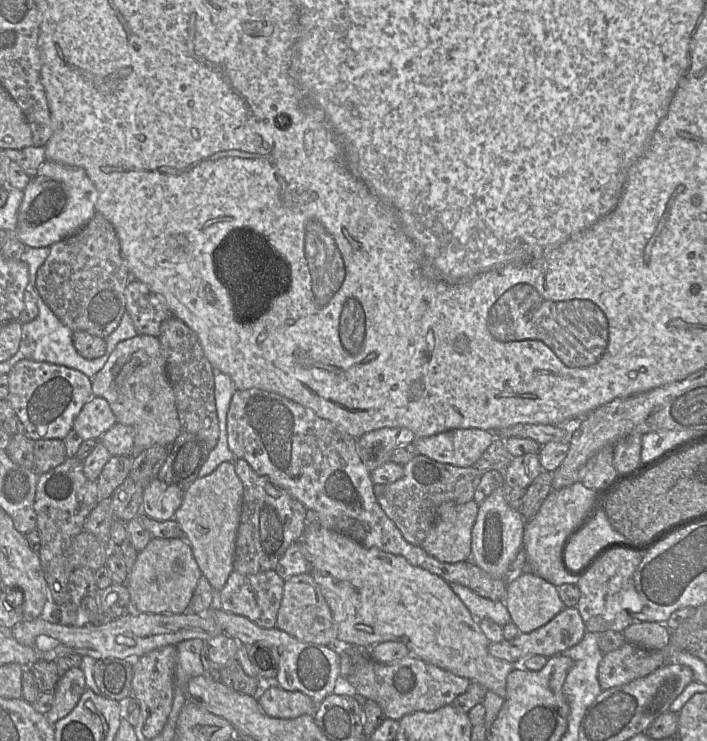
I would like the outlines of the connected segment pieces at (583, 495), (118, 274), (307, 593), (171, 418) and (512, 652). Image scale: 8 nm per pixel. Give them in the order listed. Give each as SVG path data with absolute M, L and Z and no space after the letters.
M581 482L551 490L537 514L525 522L522 550L526 555L526 565L532 573L556 587L577 584L580 575L566 568L563 560L564 548L570 536L589 519L592 512L602 509L602 500L602 494L586 488Z
M96 212L82 229L50 247L48 257L37 270L35 285L45 304L72 331L86 331L106 340L126 312L125 288L131 278L114 226Z
M299 574L284 580L275 627L305 643L334 647L337 641L337 626L333 622L329 605L310 574Z
M138 334L119 342L103 368L91 380L93 395L102 397L109 403L117 422L134 429L134 447L131 457L137 456L154 445L170 446L182 433L174 391L166 371L164 352L157 337Z
M565 607L544 626L530 633L521 633L512 640L504 639L500 642L491 642L488 650L492 656L511 663L517 663L530 655L542 655L549 658L562 654L567 649L577 645L581 642L586 632L586 626L578 609L576 607Z

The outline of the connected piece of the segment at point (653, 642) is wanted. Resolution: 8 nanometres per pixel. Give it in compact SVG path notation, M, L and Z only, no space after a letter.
M636 622L622 634L626 641L649 650L665 650L670 642L671 630L658 622Z

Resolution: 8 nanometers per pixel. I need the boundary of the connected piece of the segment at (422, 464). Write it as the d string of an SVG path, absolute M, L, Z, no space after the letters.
M418 454L402 465L403 476L386 484L374 484L374 495L385 514L401 532L403 538L421 546L435 523L438 507L446 502L464 504L474 499L483 472L473 467L458 467L440 463Z

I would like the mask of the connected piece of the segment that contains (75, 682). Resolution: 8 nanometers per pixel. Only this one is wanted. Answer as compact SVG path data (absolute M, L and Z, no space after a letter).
M80 667L71 668L61 674L54 690L53 706L46 714L48 721L54 725L67 716L75 708L85 690L85 676Z

